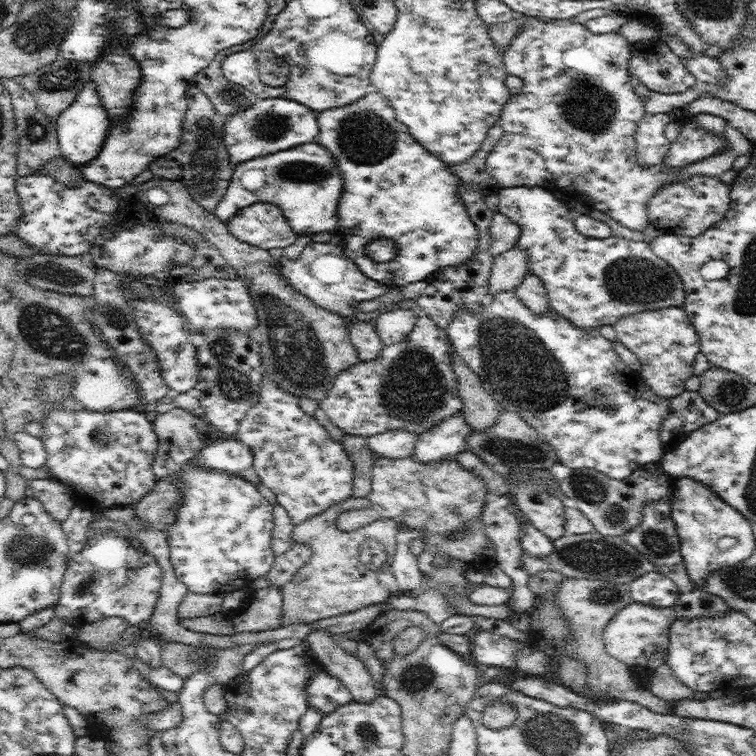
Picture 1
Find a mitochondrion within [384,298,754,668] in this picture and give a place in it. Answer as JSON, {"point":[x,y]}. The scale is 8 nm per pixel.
{"point":[516,367]}

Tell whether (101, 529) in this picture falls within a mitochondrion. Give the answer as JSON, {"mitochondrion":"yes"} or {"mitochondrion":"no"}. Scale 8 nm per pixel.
{"mitochondrion":"no"}

